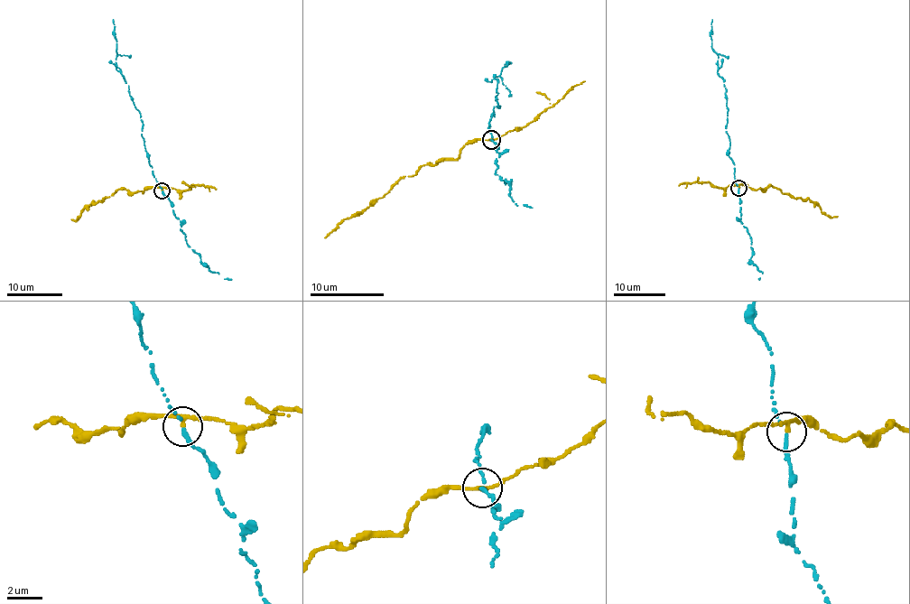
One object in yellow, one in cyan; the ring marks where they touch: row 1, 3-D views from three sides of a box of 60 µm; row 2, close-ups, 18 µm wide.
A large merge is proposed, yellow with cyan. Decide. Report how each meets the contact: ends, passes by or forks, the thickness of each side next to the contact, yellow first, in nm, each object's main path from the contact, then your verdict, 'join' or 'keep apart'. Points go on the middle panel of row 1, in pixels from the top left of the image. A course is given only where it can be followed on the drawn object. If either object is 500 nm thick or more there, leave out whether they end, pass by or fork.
yellow passes by | cyan passes by | 220/200 nm | yellow via (491, 139), (470, 140), (456, 159), (438, 160), (433, 165), (422, 165), (388, 191), (340, 222), (325, 237) | cyan via (491, 139), (489, 128), (494, 106), (498, 108), (501, 106), (496, 97), (495, 77), (511, 62) | keep apart

